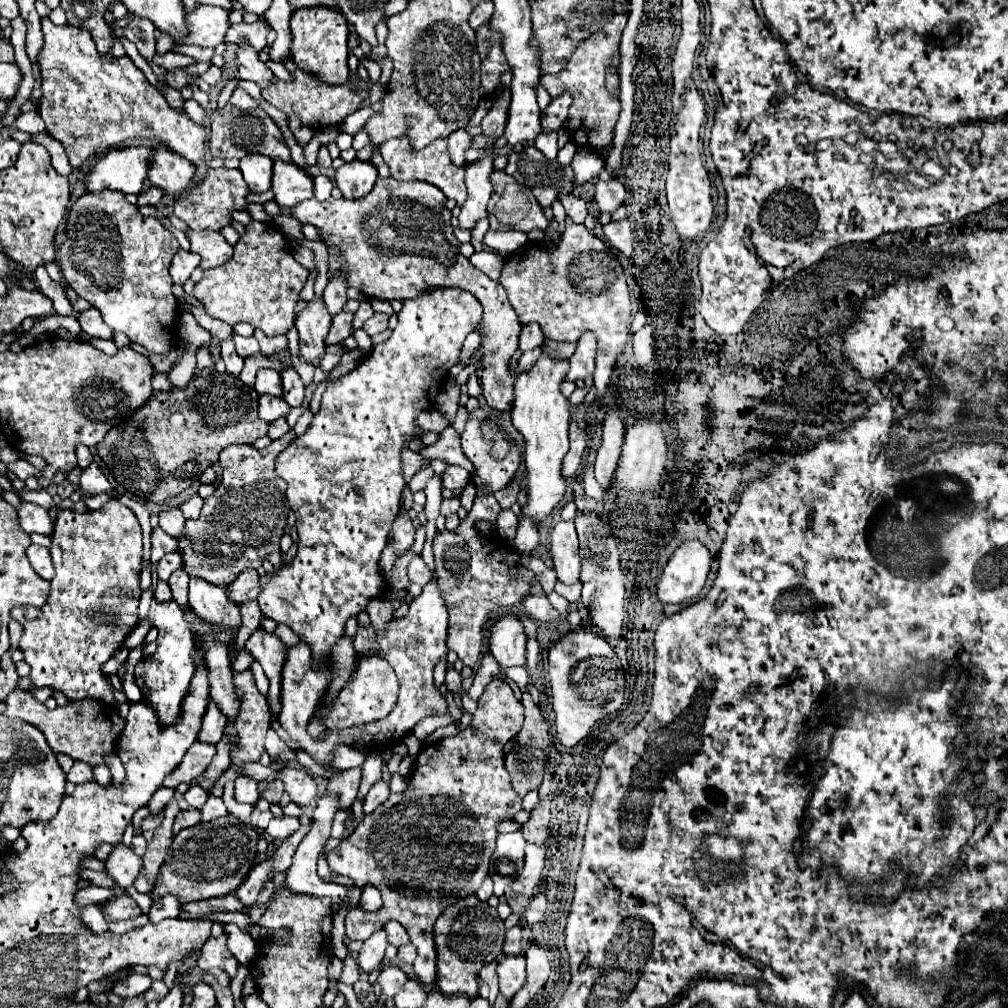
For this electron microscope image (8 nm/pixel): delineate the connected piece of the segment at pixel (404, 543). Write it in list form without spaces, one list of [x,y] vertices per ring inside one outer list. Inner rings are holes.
[[[406,512],[398,514],[398,518],[394,520],[392,532],[390,532],[390,544],[394,546],[396,554],[404,554],[414,542],[414,526],[412,520]]]

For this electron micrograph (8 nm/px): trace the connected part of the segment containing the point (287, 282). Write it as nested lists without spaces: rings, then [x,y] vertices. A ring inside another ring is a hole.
[[[252,220],[234,244],[232,260],[220,268],[204,270],[202,280],[194,284],[194,298],[212,318],[230,326],[250,322],[266,336],[278,336],[294,326],[294,306],[306,278],[308,270],[294,260],[288,238],[276,226]]]

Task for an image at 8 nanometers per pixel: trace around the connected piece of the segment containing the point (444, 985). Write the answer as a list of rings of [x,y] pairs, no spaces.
[[[466,896],[456,904],[448,906],[434,926],[434,942],[436,942],[436,986],[444,994],[460,994],[468,998],[478,996],[476,974],[480,968],[492,960],[498,960],[504,944],[504,920],[500,920],[496,908],[488,906],[488,902],[478,900],[476,896]]]

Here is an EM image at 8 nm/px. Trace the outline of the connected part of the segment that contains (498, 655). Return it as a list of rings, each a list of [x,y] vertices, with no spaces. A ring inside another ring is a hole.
[[[504,614],[488,630],[488,648],[500,666],[526,664],[526,634],[518,616]]]

